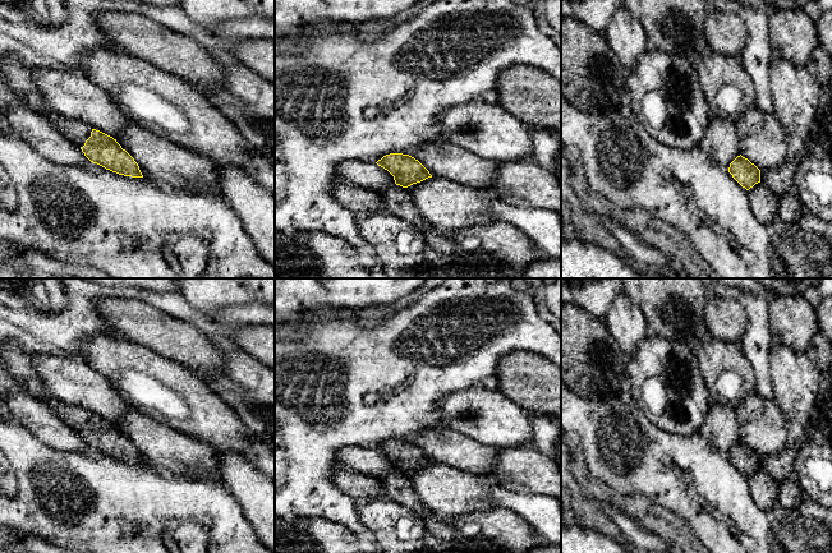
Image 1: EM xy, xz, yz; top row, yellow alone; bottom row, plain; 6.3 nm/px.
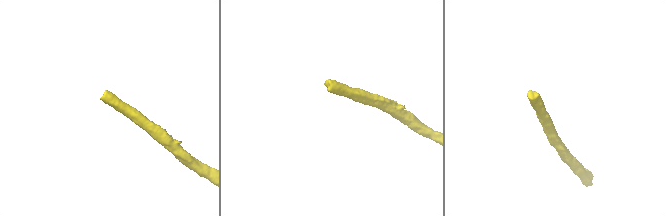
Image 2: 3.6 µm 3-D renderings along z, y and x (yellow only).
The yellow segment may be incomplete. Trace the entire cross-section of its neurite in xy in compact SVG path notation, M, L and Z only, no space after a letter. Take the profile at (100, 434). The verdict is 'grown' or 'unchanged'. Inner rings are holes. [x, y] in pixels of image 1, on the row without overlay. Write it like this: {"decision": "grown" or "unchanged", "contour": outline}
{"decision": "grown", "contour": "M54 397L50 404L56 416L77 430L91 448L119 461L143 464L138 450L112 423Z"}

